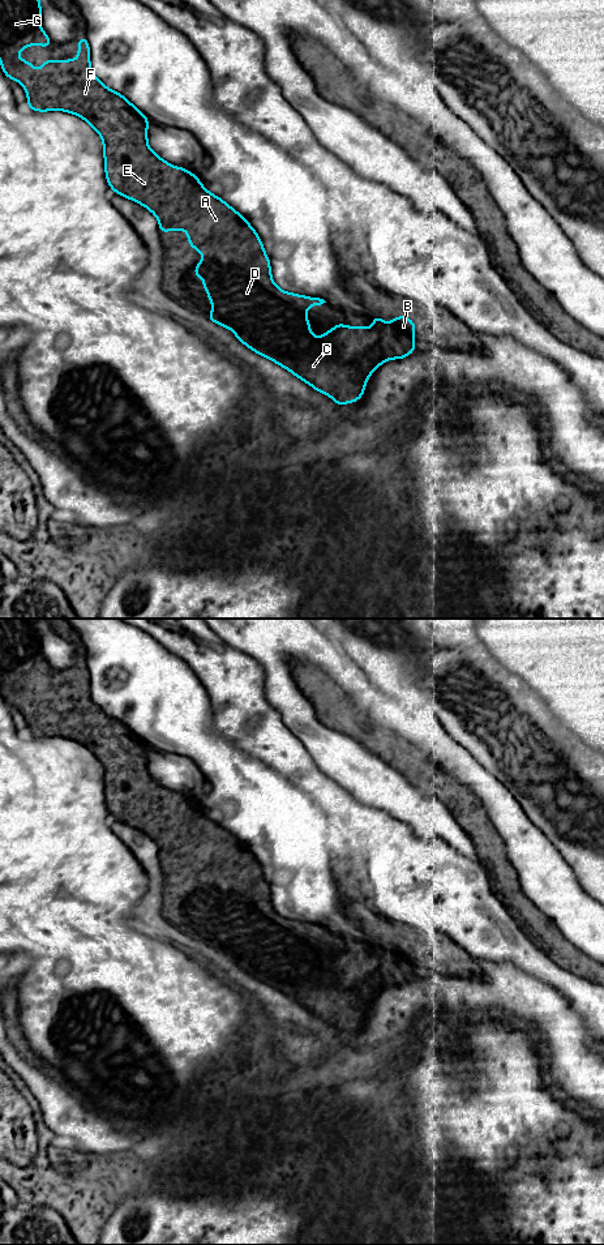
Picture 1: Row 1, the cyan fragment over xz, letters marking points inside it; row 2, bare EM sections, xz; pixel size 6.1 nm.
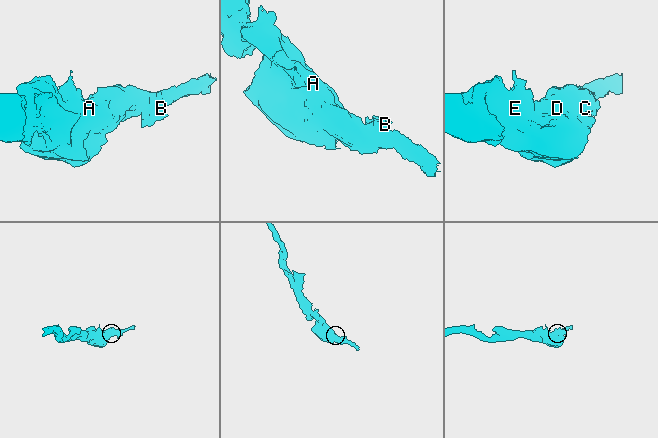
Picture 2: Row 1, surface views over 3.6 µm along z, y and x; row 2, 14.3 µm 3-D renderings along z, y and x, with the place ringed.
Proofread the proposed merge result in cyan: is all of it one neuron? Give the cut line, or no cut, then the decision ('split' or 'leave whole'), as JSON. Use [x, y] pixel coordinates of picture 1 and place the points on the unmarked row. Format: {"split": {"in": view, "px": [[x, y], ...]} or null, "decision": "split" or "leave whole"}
{"split": null, "decision": "leave whole"}

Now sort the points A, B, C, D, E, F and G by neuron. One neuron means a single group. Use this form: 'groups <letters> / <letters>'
groups A B C D E F G

